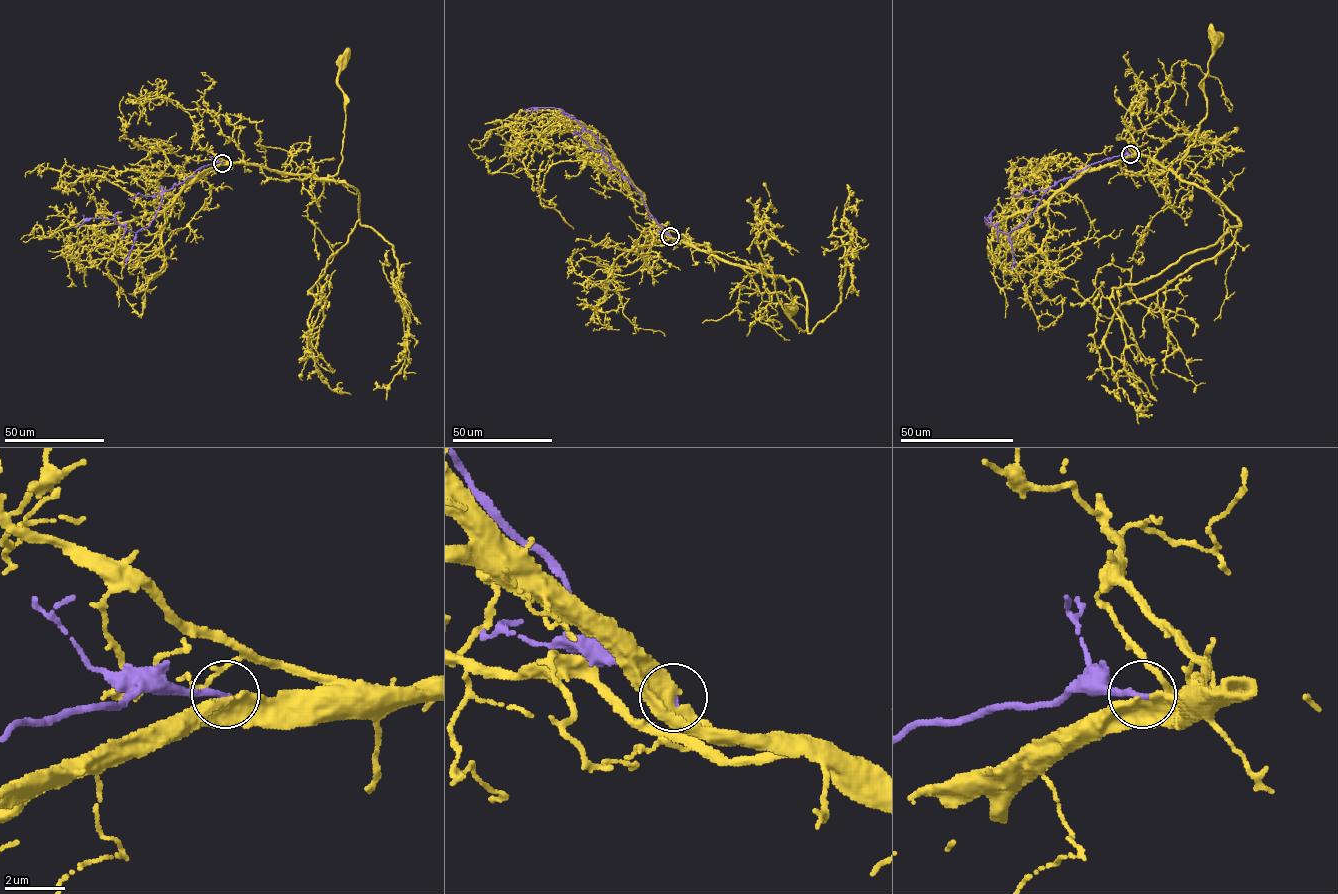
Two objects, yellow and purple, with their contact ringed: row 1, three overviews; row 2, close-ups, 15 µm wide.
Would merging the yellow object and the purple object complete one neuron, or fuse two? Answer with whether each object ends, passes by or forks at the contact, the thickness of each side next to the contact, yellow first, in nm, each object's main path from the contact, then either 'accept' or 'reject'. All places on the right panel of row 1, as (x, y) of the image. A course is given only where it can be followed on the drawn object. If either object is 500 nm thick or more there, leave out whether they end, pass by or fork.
yellow passes by; purple ends; calibres 480 and 240 nm; course yellow (1130, 155), (1148, 156), (1172, 172), (1177, 171), (1207, 112), (1203, 79), (1214, 40); course purple (1130, 154), (1107, 158), (1062, 179), (1048, 189), (1024, 223), (1008, 233), (998, 230), (984, 217), (989, 228); reject

